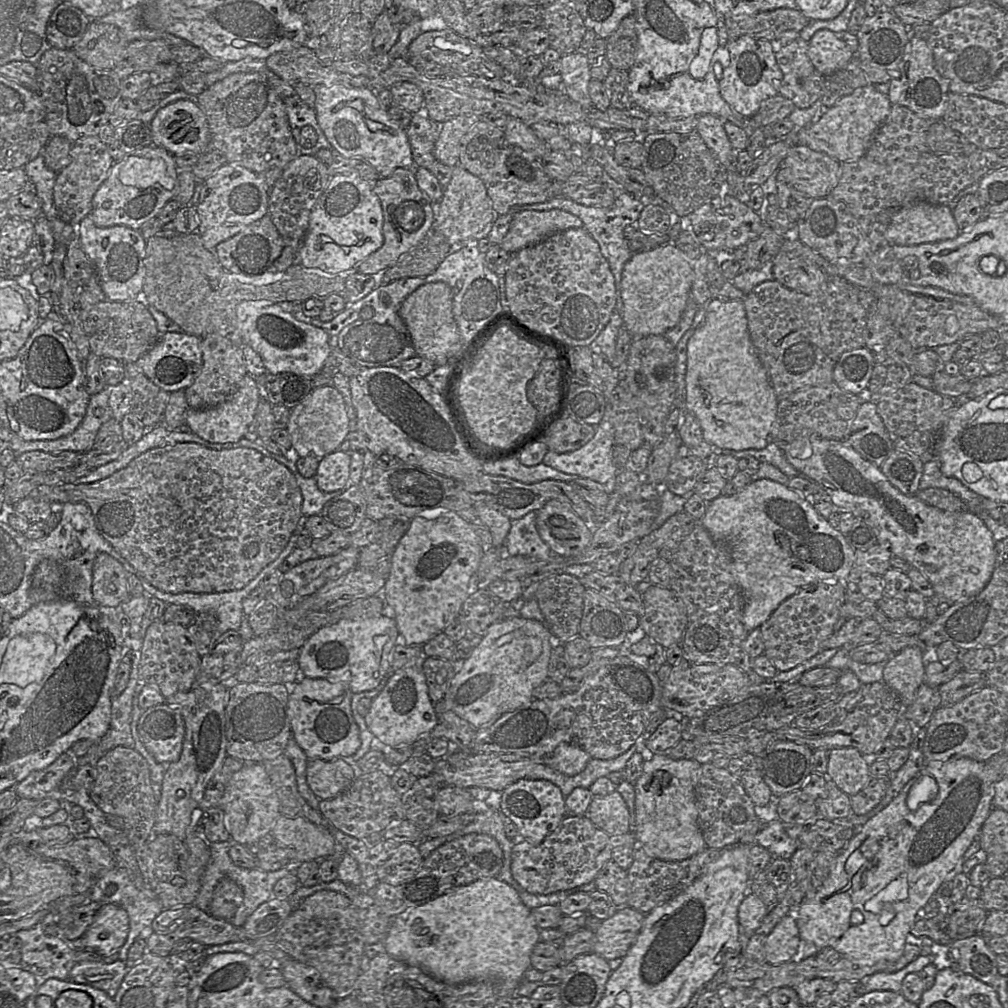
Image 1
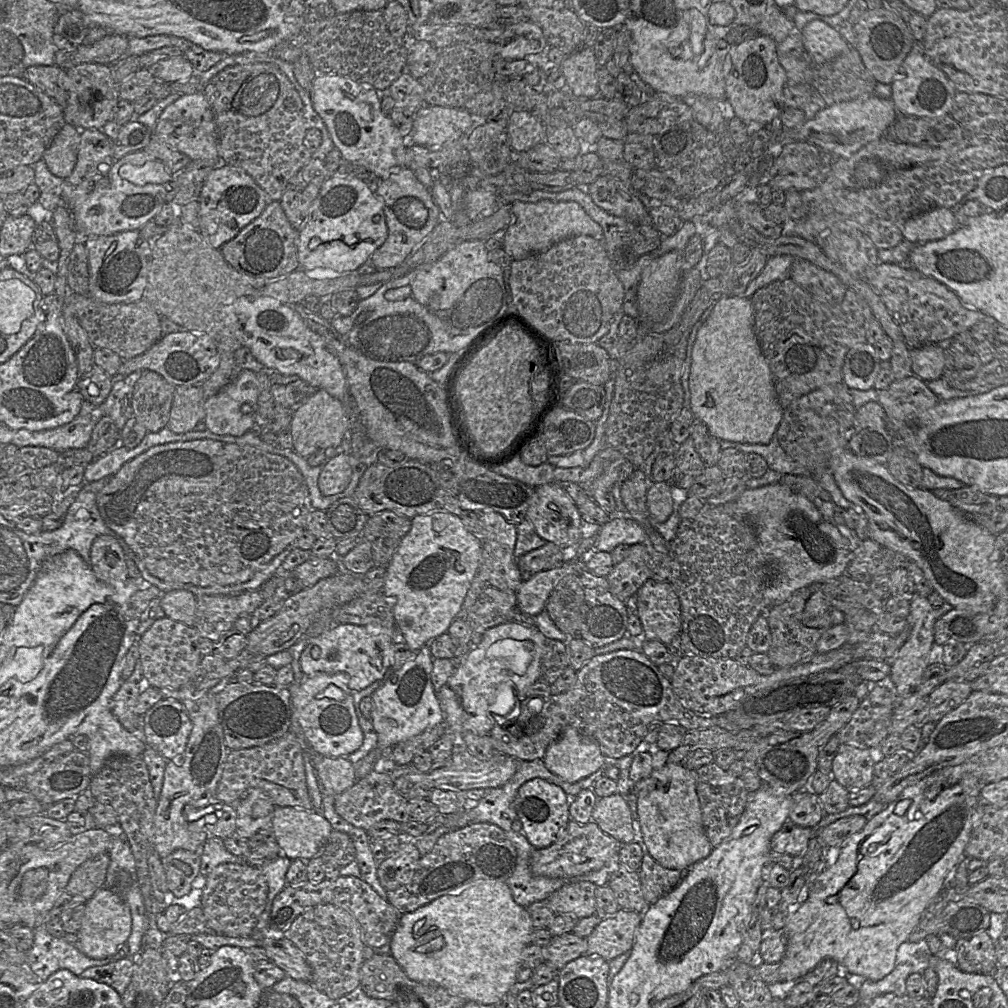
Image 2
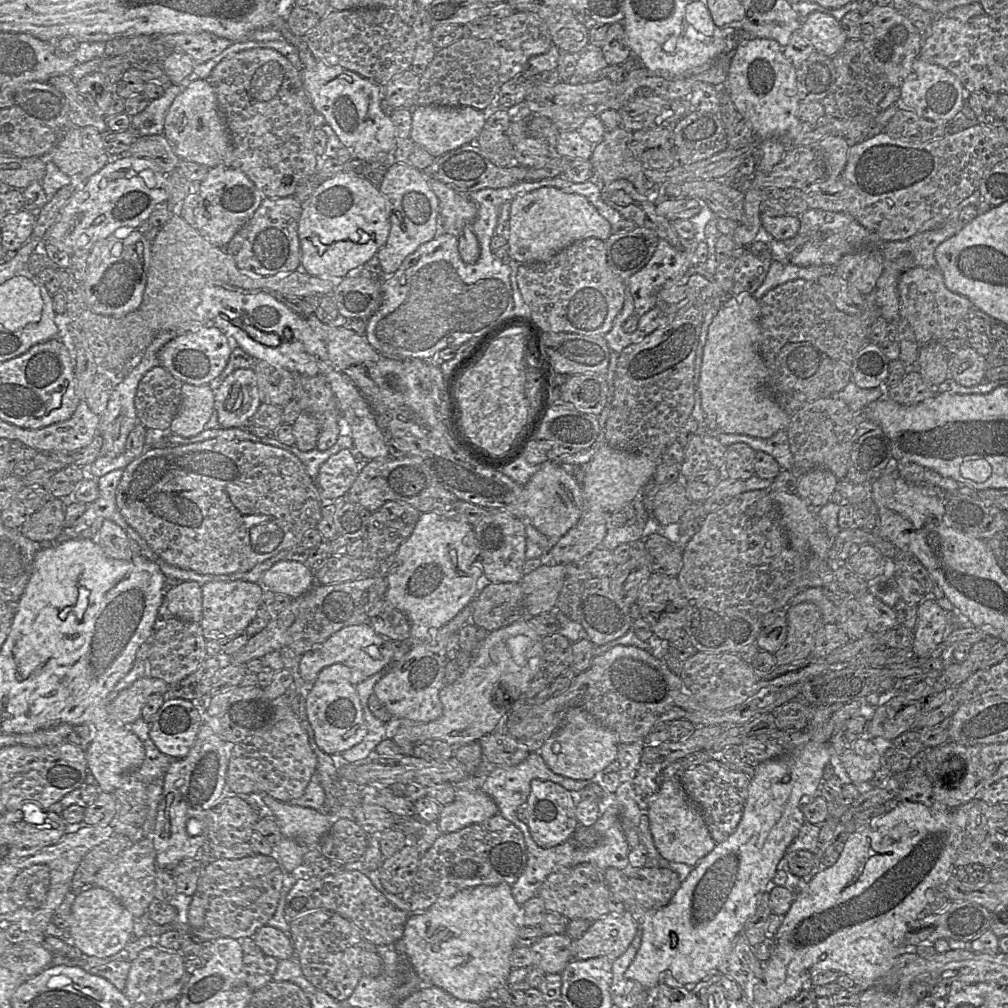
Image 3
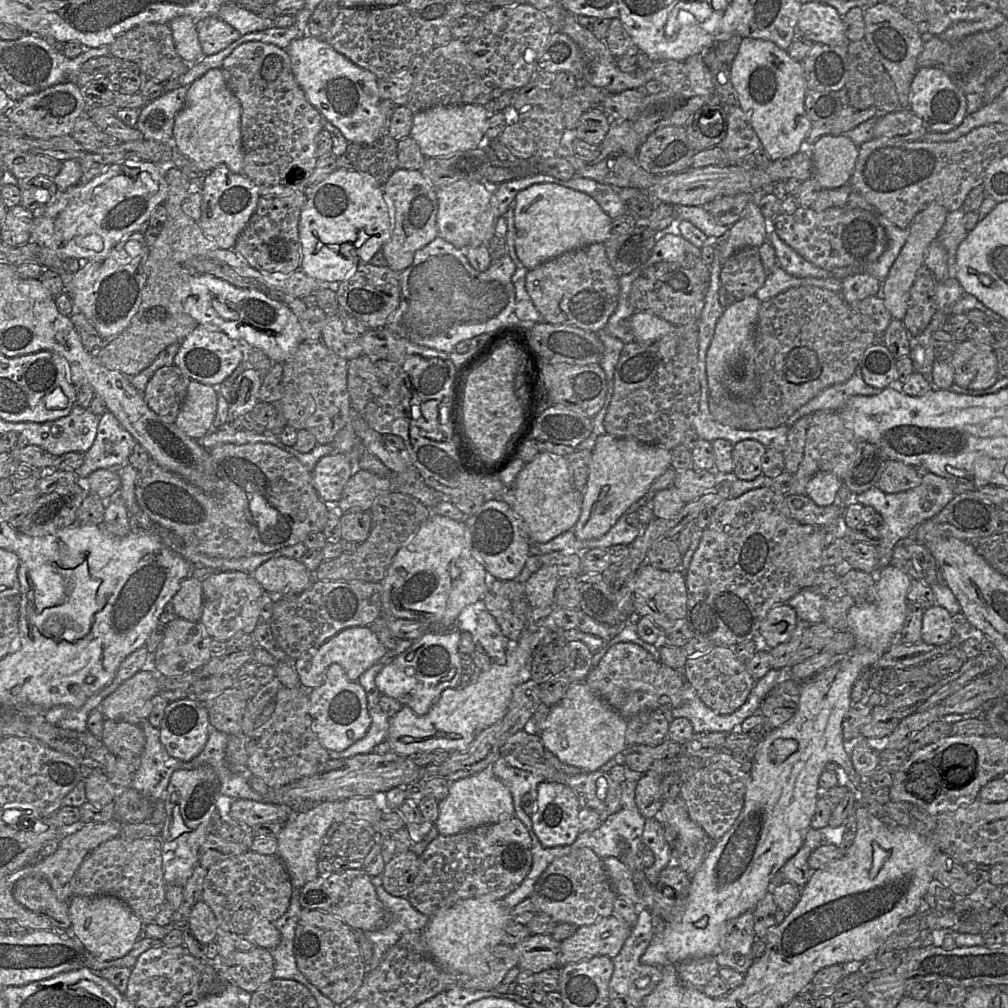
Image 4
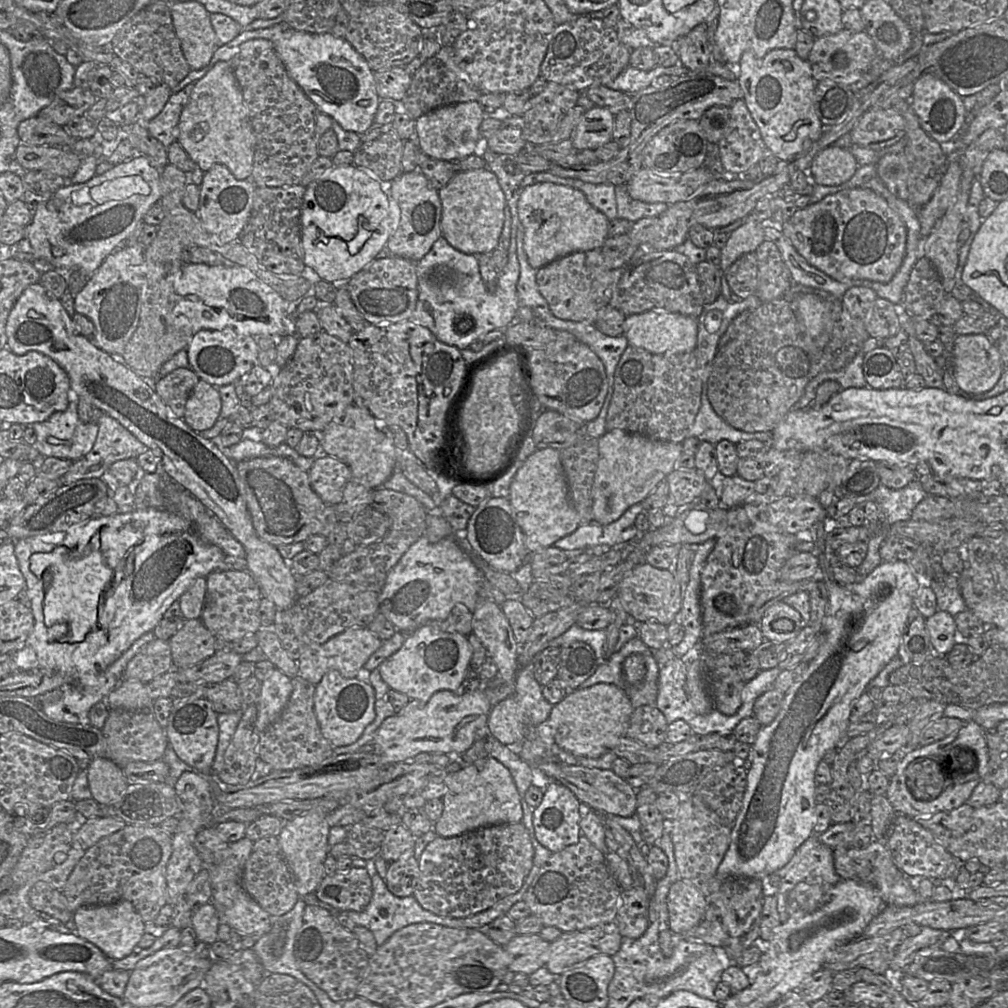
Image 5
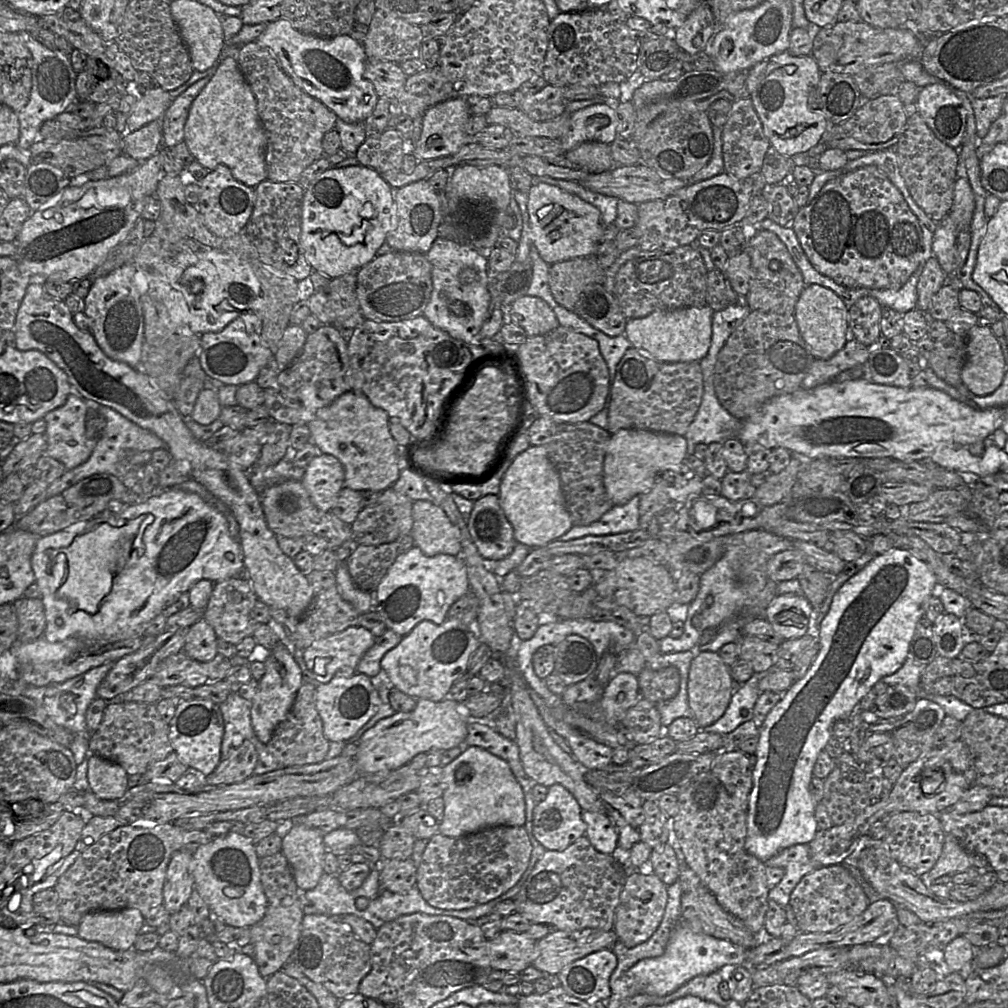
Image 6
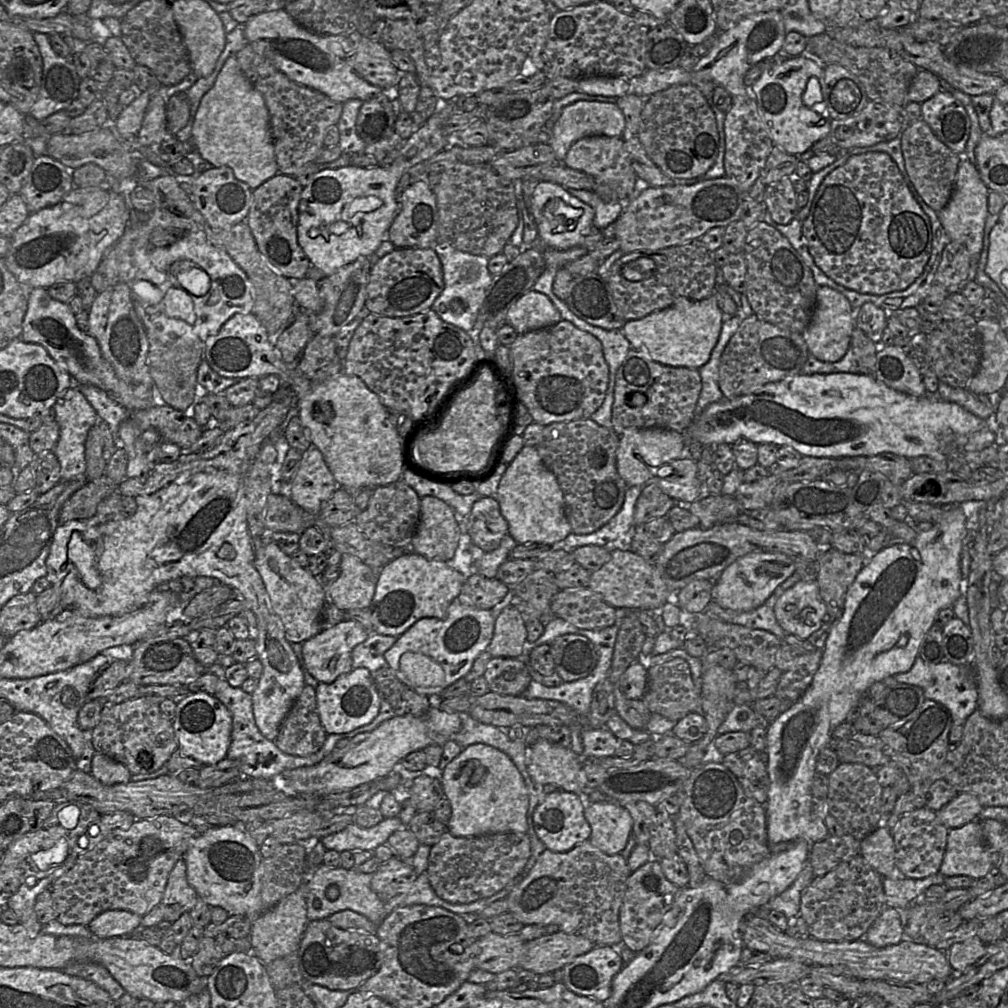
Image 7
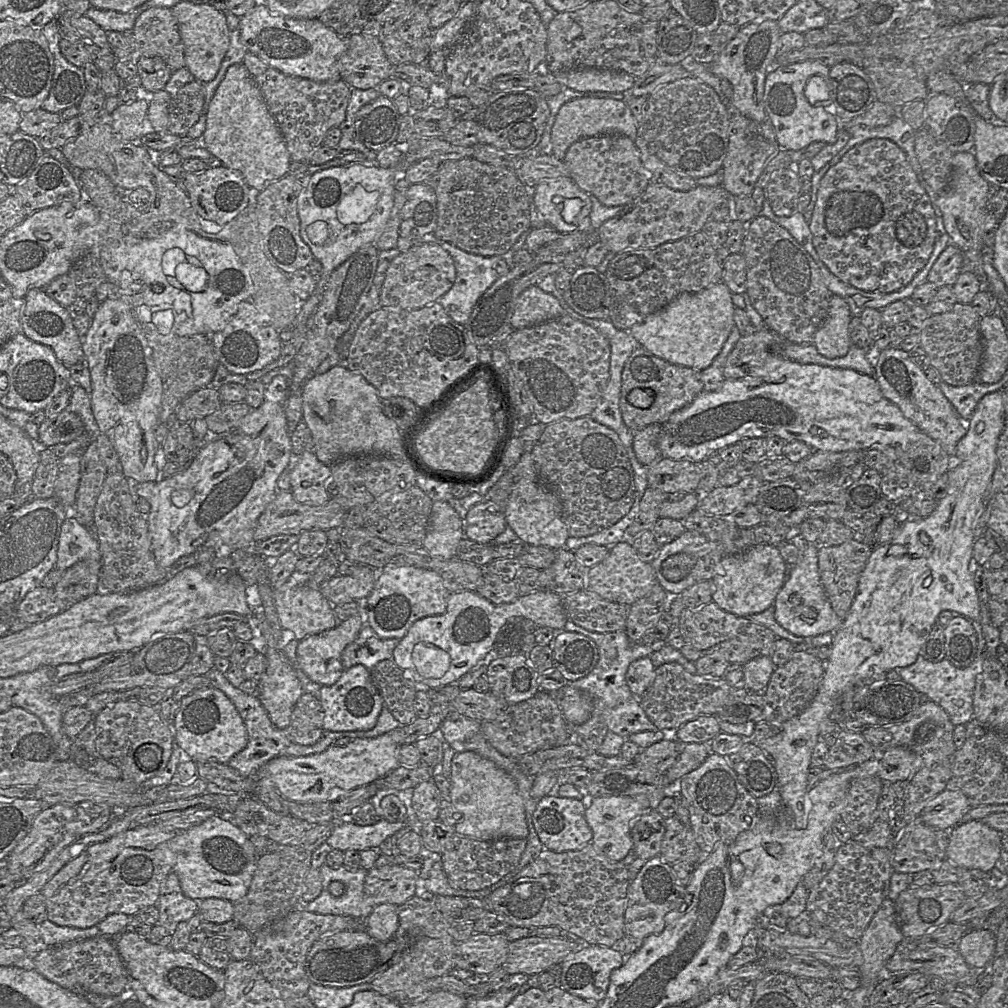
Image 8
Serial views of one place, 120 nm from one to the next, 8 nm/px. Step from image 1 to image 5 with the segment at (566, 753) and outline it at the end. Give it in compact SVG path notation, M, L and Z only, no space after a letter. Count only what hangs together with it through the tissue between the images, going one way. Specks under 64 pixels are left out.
M598 683L588 688L569 690L565 697L553 705L548 718L555 743L574 756L596 758L610 751L614 742L625 736L633 712L630 698L626 692L614 684Z

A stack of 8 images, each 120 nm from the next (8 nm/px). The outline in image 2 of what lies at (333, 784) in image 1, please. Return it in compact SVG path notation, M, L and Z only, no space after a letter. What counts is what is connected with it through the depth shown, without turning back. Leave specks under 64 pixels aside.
M314 753L310 755L311 764L315 770L315 775L322 787L322 800L324 794L338 795L356 782L356 768L344 757L329 758L320 754Z

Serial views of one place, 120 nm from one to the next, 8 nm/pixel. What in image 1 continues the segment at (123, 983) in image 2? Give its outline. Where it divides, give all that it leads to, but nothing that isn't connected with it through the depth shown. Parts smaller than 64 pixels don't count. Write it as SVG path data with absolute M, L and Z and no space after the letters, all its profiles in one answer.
M123 960L114 963L81 961L72 967L70 980L103 990L114 998L128 971Z

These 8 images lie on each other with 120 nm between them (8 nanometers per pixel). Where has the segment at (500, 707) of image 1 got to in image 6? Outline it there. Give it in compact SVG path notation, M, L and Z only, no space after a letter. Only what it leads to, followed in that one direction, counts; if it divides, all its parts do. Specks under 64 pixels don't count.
M418 699L414 710L396 712L381 719L359 740L357 761L362 775L392 771L410 762L419 753L431 749L449 750L465 744L468 716L457 701Z

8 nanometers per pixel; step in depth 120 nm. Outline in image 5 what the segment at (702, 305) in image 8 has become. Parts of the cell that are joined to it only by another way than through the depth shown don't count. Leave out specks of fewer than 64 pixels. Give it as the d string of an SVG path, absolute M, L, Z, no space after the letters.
M652 309L640 314L626 316L623 335L629 345L644 349L651 354L680 354L692 352L697 345L697 319L664 309Z

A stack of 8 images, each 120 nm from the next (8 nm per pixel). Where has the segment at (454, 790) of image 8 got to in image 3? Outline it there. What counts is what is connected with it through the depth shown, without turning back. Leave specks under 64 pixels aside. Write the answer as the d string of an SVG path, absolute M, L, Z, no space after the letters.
M456 790L453 802L441 807L437 823L441 833L446 834L481 823L497 814L495 801L485 792Z

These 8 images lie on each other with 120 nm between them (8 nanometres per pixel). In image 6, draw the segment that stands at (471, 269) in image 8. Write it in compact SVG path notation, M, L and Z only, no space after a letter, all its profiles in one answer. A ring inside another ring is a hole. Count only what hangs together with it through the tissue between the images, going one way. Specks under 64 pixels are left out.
M437 237L425 254L431 263L432 293L422 315L433 326L447 332L451 337L470 344L480 332L490 304L488 284L492 281L493 273L488 267L487 257L464 242ZM471 267L477 272L477 278L470 284L462 284L459 279L460 271Z

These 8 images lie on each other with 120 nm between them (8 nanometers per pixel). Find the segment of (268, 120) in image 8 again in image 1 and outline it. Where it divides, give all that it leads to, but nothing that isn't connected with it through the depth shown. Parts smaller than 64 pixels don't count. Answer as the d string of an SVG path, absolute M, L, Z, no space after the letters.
M178 100L159 110L149 124L152 144L172 155L203 154L210 148L210 131L197 103Z

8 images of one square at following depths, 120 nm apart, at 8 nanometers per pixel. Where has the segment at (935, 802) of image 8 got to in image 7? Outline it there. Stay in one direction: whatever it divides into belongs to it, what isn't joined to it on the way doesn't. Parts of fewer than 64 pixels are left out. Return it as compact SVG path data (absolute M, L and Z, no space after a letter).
M961 792L935 813L948 829L952 829L978 819L982 808L977 796Z

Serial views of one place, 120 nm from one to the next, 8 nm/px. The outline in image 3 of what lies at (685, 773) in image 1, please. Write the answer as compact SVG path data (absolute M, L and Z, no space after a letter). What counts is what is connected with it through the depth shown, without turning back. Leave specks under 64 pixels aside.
M664 780L658 796L645 812L654 845L660 856L669 861L684 863L694 867L704 856L710 853L717 844L698 808L688 799L681 780Z

